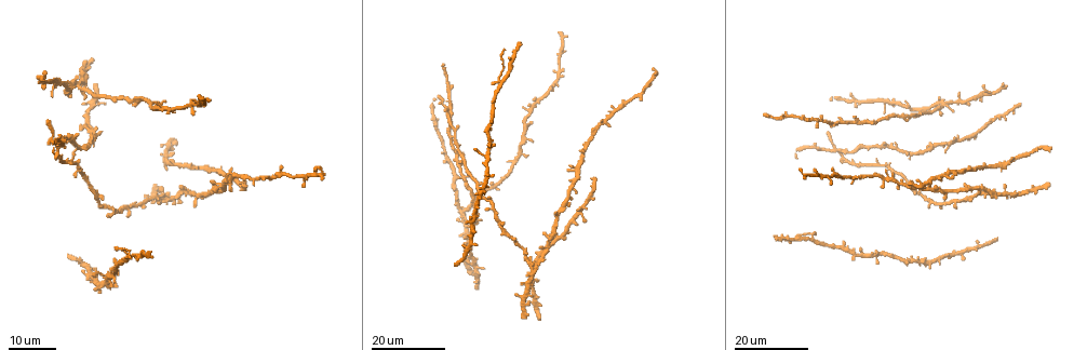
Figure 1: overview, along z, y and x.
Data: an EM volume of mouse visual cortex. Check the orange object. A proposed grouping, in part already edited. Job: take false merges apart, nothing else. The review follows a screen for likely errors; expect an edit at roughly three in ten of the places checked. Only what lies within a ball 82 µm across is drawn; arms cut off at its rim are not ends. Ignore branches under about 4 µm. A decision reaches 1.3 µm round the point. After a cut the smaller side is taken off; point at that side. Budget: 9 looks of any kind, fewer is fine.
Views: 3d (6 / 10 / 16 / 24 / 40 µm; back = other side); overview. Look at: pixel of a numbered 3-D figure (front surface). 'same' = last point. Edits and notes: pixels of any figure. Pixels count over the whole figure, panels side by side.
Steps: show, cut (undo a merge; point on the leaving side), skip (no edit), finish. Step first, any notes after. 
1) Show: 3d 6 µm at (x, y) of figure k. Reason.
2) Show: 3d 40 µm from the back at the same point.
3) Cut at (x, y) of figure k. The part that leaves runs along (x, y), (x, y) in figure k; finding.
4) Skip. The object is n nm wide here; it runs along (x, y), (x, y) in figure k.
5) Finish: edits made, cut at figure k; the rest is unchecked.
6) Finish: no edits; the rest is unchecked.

Show: 3d 16 µm at (980, 95) of figure 1.

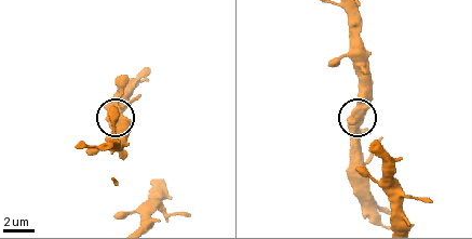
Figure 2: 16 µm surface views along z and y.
Show: 3d 10 µm at (123, 117) of figure 2. Closer look.

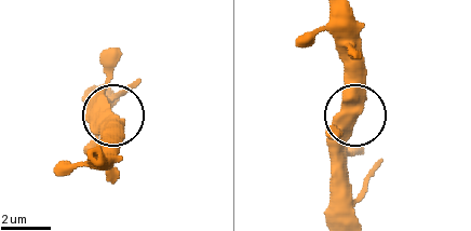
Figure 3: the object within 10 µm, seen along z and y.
Show: 3d 10 µm from the back at (354, 114) of figure 3.

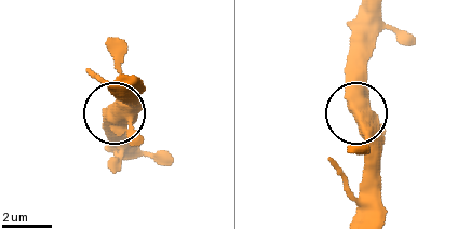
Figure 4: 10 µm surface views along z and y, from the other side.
Skip. One cell here.

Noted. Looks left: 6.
Show: 3d 24 µm at (939, 205) of figure 1.

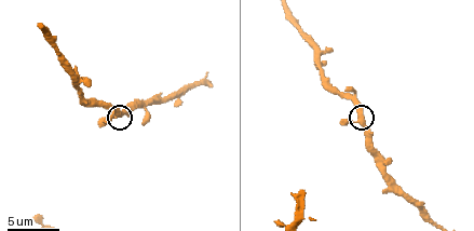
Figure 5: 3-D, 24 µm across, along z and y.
Show: 3d 6 µm at (359, 123) of figure 5.

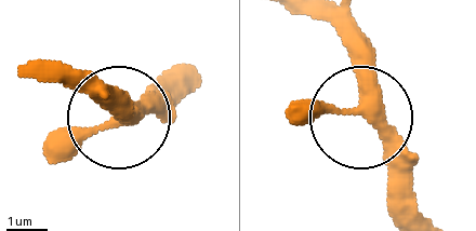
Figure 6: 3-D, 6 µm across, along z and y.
Skip. The object is 320 nm wide here; it runs along (325, 16), (387, 160), (387, 208) in figure 6; all the same cell.

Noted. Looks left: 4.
Show: 3d 24 µm at (531, 266) of figure 1.

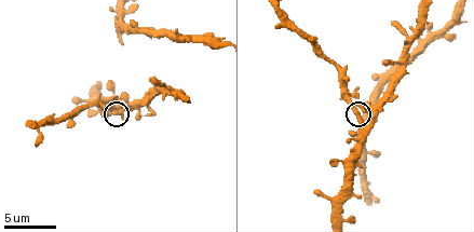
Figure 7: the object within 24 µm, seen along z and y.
Show: 3d 10 µm at (356, 113) of figure 7.

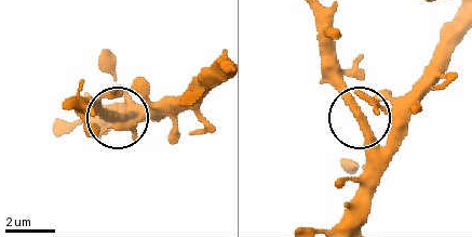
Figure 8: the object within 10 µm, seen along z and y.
Skip. The object is 370 nm wide here; continuous, no second cell.

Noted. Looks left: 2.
Show: 3d 24 µm at (500, 78) of figure 1. Calibre changes.

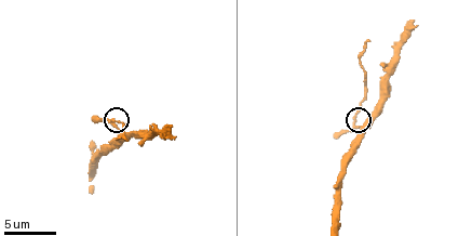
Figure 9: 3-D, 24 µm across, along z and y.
Show: 3d 10 µm at (354, 120) of figure 9. Closer look.

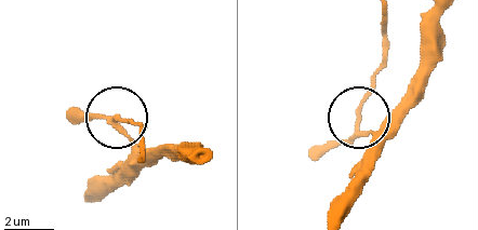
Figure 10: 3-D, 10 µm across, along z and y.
Cut at (364, 94) of figure 10. The object is 160 nm wide here; the part that leaves runs along (360, 131), (360, 108), (384, 52), (384, 15) in figure 10; a second cell is stuck on.

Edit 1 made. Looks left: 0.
Finish: edits made, cut at figure 10; the rest is unchecked.

